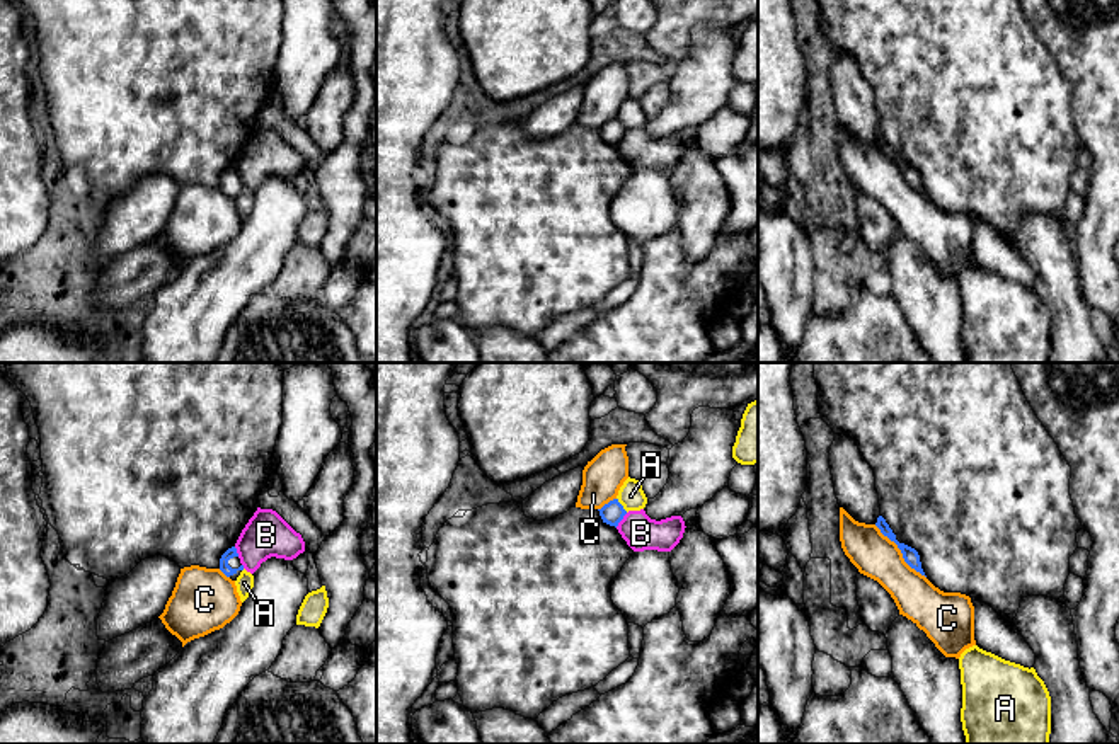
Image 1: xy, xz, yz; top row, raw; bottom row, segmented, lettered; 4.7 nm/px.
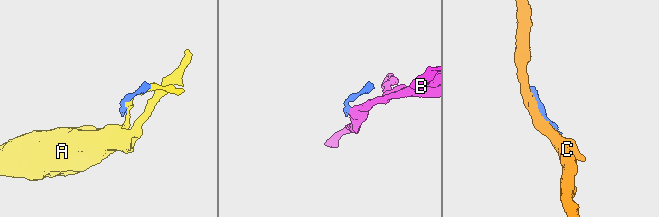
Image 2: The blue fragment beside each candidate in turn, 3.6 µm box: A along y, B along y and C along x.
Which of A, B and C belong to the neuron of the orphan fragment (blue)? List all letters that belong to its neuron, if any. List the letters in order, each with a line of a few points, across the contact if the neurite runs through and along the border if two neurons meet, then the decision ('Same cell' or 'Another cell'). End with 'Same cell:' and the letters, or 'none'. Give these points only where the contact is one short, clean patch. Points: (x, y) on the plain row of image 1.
A: Another cell
B: Line: xz (627, 131), (615, 145). Another cell
C: Another cell
Same cell: none

